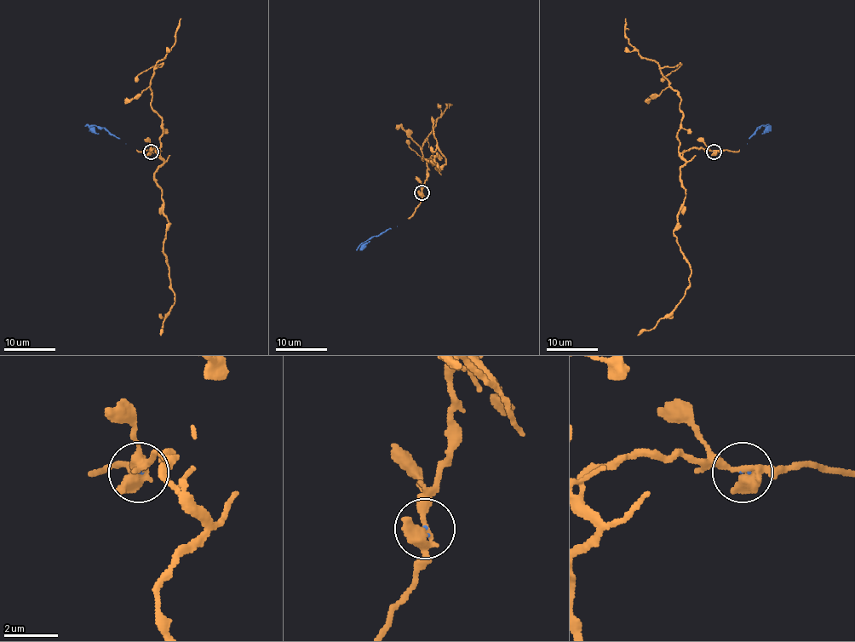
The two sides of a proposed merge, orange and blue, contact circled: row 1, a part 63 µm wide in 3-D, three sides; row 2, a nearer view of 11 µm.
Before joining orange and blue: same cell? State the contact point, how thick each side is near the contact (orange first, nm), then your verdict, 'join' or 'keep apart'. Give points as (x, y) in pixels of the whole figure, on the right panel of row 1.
(714, 151) | 440/40 nm | join

